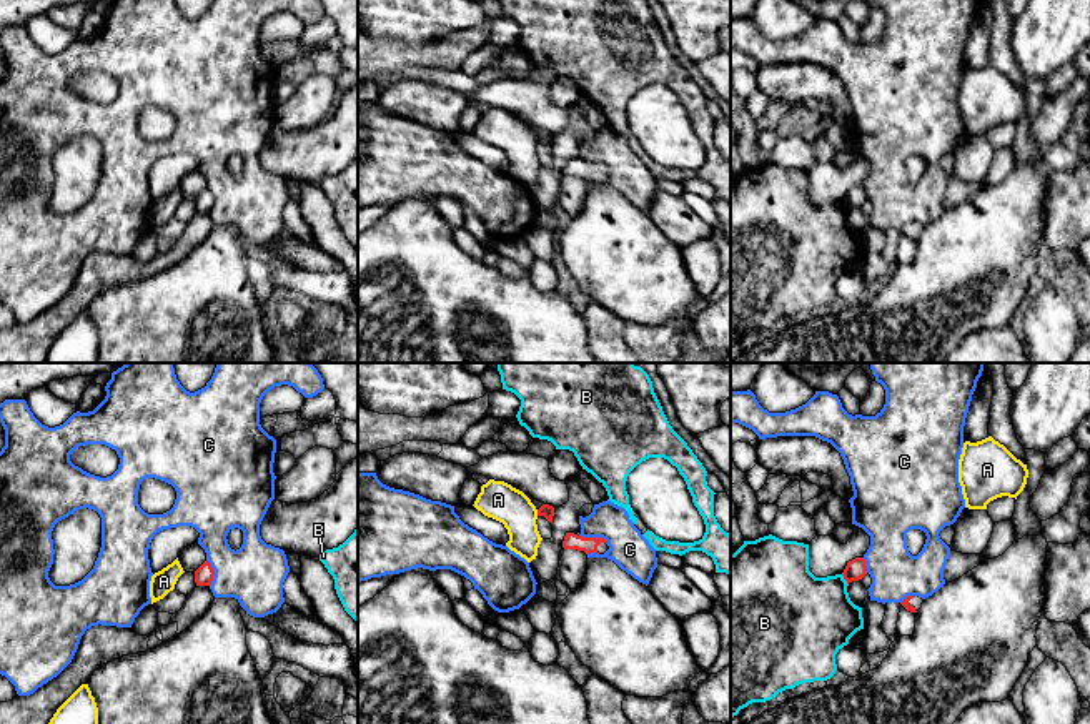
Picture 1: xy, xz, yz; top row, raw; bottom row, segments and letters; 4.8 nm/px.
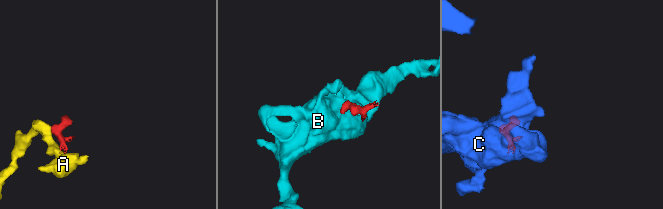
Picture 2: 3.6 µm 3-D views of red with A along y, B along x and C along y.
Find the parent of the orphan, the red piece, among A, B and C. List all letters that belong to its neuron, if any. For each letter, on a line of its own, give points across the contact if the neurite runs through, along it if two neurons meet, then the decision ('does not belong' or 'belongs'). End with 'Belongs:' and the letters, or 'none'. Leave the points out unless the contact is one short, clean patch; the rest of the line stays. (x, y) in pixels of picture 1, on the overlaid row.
A: does not belong
B: border along yz (841, 575), (847, 585); does not belong
C: does not belong
Belongs: none

